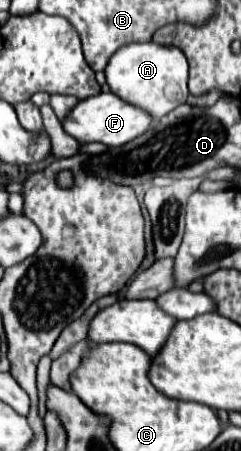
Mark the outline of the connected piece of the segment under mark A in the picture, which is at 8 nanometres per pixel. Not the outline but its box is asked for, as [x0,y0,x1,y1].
[106,42,188,118]

